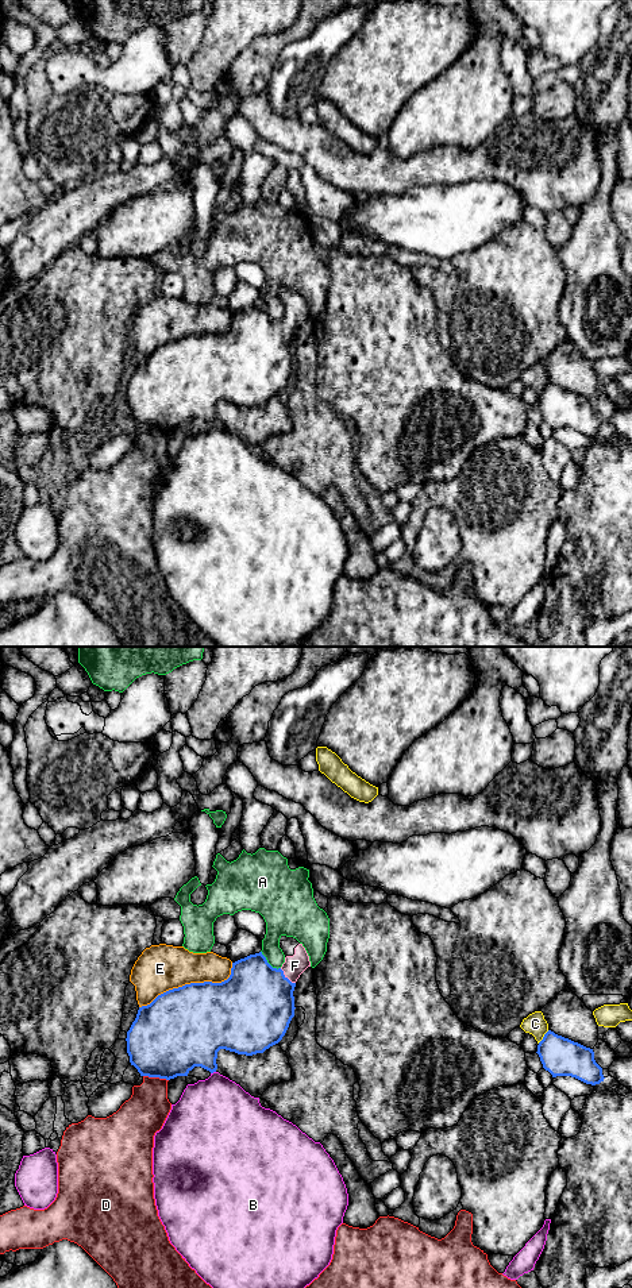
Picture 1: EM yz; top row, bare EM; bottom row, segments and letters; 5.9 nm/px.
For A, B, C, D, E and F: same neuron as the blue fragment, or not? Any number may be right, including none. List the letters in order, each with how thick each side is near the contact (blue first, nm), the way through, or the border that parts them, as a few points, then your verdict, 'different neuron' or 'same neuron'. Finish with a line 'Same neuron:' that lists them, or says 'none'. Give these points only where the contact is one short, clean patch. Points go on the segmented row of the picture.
A: calibres 440 and 160 nm; different neuron
B: calibres 360 and 440 nm; different neuron
C: calibres 220 and 130 nm; different neuron
D: calibres 460 and 260 nm; different neuron
E: calibres 460 and 280 nm; different neuron
F: calibres 460 and 120 nm; way yz (255, 1005), (286, 978), (295, 966); same neuron
Same neuron: F

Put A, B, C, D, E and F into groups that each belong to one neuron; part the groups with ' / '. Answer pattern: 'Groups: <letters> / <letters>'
Groups: A / B / C / D / E / F

